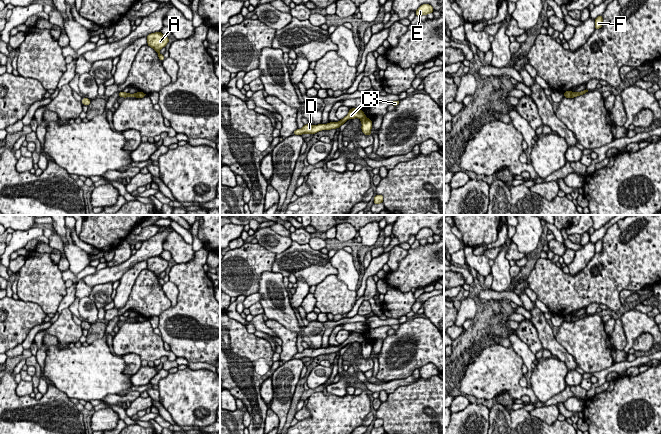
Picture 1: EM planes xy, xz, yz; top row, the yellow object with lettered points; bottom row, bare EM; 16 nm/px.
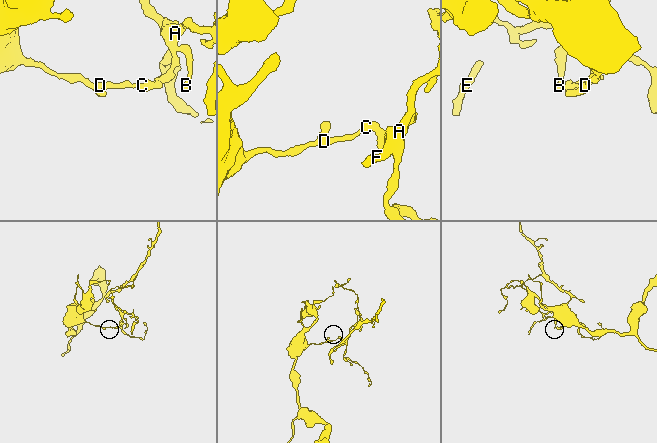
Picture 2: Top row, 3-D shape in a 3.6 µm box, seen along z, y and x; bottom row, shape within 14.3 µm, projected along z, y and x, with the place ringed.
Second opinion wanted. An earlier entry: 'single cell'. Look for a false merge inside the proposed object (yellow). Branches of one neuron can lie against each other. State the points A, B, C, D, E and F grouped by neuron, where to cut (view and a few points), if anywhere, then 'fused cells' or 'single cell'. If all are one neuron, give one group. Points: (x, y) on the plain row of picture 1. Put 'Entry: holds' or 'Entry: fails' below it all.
A B E F / C D | xz (364, 339), (361, 343) | fused cells
Entry: fails

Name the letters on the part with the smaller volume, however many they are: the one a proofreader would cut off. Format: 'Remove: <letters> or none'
Remove: A, B, E, F

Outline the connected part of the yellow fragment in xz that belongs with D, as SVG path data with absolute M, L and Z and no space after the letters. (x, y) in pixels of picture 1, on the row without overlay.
M350 332L348 339L339 346L330 346L328 348L319 348L319 349L305 348L302 353L295 354L293 356L293 359L315 358L321 354L336 353L339 352L342 348L344 348L348 343L354 343L354 342L362 343L364 340L365 338L362 334Z

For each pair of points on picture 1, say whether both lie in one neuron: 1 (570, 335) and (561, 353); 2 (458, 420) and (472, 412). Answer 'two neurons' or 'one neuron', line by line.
1: two neurons
2: one neuron

